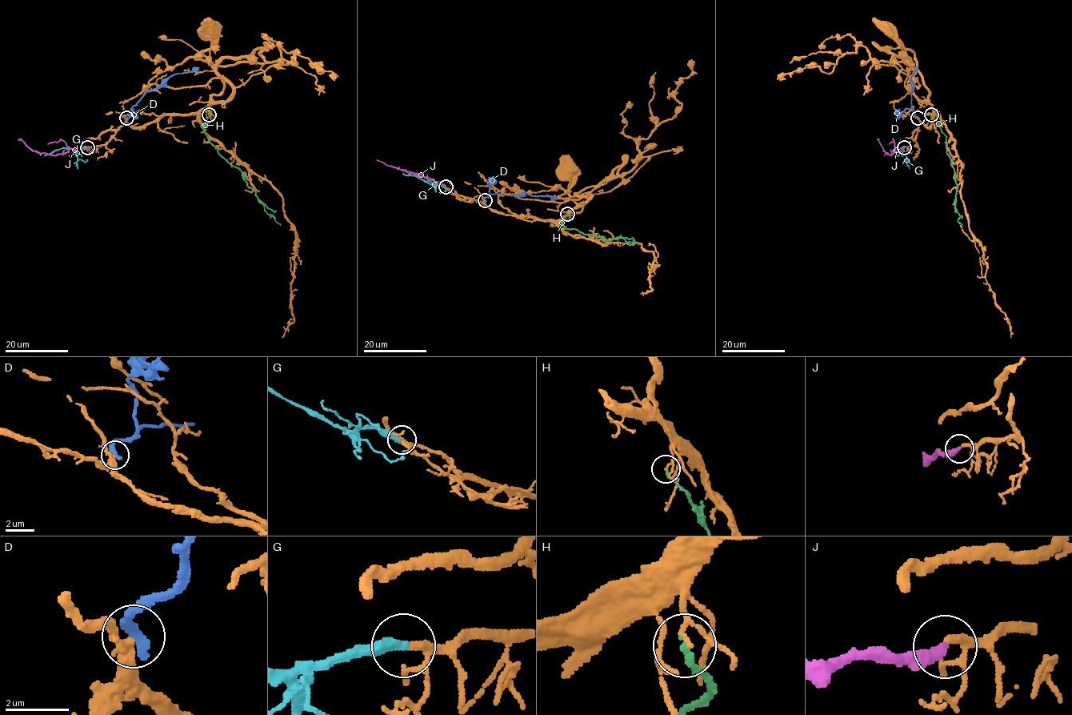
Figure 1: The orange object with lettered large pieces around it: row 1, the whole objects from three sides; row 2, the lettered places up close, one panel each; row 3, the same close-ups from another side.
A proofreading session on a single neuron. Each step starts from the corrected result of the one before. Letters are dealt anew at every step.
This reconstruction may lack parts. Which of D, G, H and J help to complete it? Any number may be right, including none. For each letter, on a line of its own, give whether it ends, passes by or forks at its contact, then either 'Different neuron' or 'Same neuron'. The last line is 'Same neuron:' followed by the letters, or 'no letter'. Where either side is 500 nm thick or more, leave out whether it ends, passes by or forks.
D: It ends there. Different neuron
G: It ends there. Same neuron
H: It ends there. Different neuron
J: It ends there. Different neuron
Same neuron: G

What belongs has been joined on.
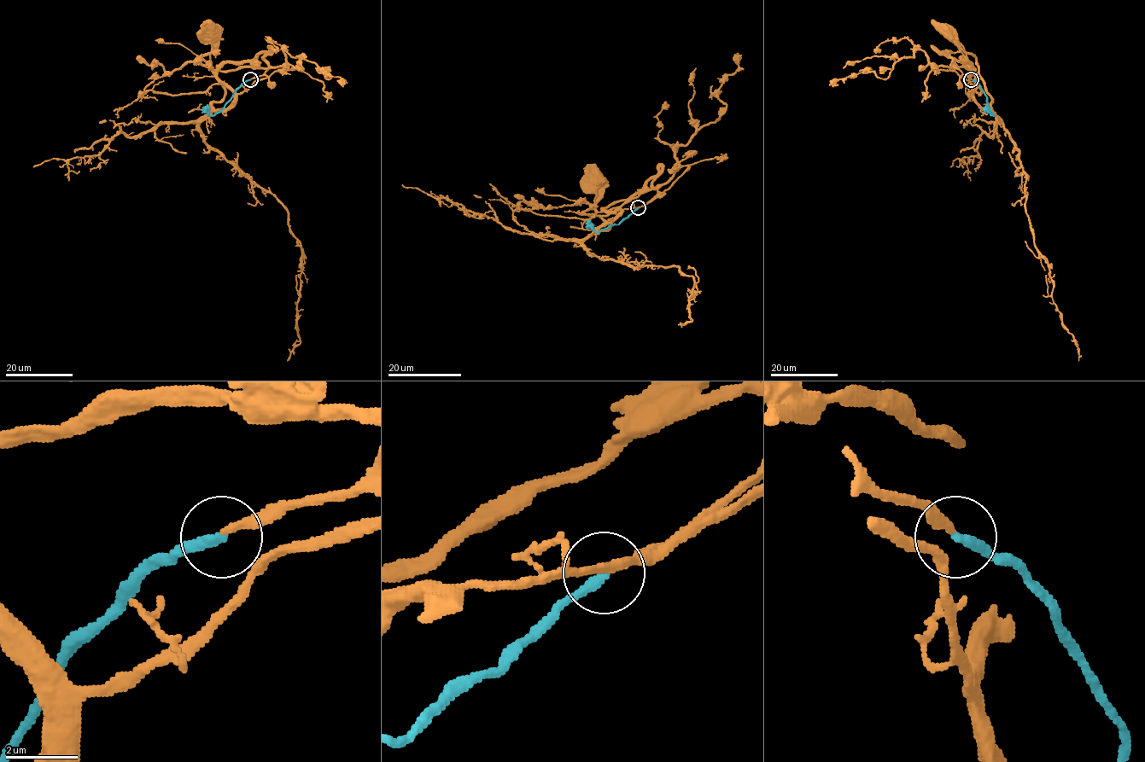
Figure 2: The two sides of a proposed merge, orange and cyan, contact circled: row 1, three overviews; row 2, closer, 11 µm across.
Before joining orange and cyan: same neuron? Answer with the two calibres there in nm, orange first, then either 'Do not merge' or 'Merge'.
Thickness 200 nm (orange) against 260 nm. Merge

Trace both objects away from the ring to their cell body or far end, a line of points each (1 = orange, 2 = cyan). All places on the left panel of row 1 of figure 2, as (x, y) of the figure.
1: (250, 78), (260, 76), (268, 68), (213, 68), (210, 60), (213, 33)
2: (250, 79), (247, 79), (213, 116), (209, 116), (202, 107)

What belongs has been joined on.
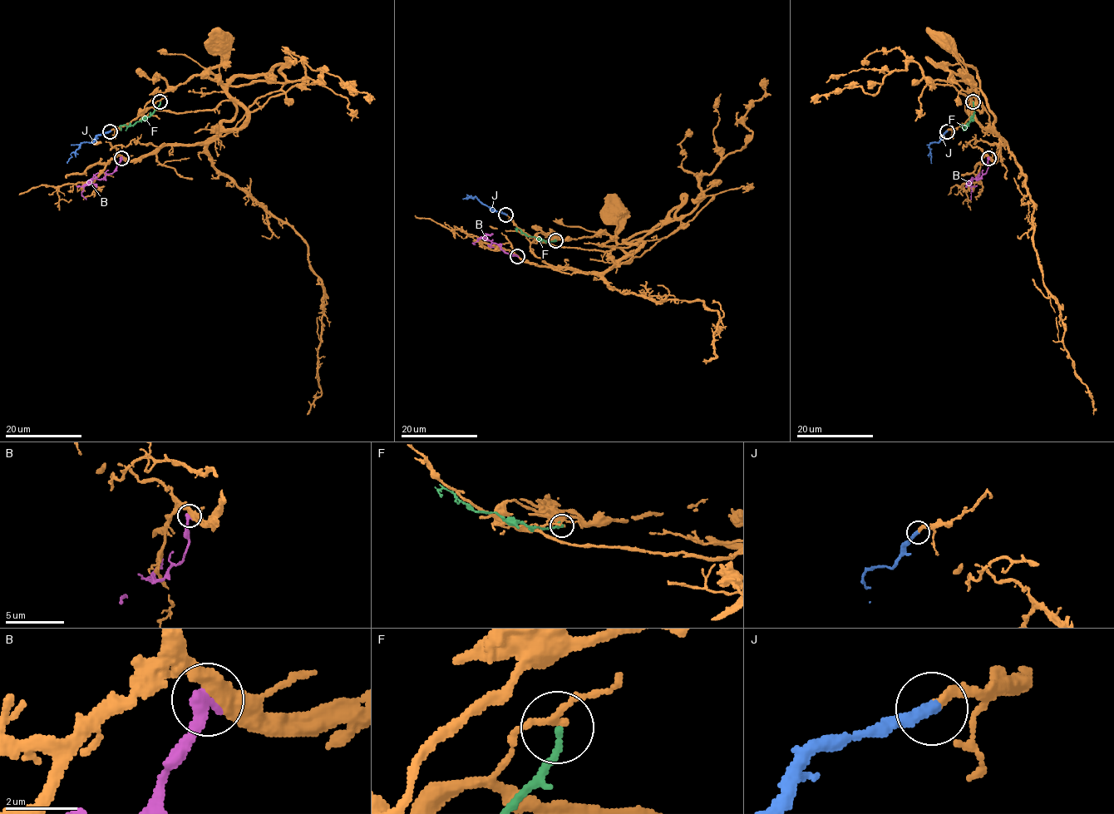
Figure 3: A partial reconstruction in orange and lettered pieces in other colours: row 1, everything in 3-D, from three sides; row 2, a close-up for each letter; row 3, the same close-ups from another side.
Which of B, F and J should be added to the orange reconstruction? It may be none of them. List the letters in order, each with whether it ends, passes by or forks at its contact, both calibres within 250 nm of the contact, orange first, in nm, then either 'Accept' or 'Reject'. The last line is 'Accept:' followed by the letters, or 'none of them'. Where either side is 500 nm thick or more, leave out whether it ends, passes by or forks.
B: It ends there. Thickness 360 nm (orange) against 380 nm. Reject
F: It ends there. Thickness 160 nm (orange) against 170 nm. Reject
J: It ends there. Thickness 200 nm (orange) against 340 nm. Accept
Accept: J

